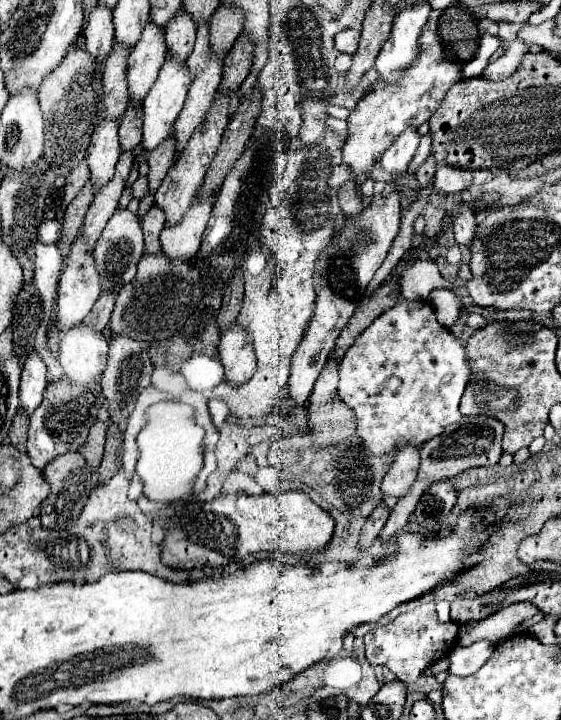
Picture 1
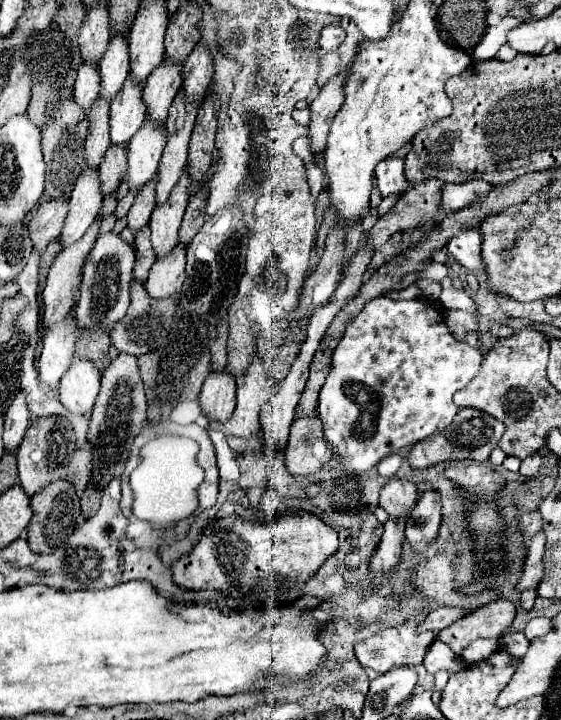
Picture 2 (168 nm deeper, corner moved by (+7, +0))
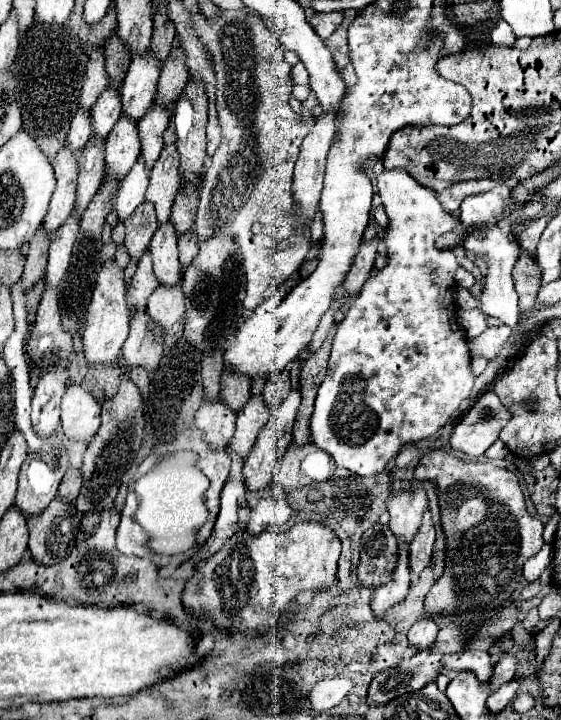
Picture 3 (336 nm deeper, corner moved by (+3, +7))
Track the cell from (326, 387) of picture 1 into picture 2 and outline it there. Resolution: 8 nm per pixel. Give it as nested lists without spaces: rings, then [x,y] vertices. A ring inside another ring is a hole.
[[[314,413],[314,417],[298,417],[292,423],[284,457],[286,469],[294,477],[312,475],[330,461],[332,453],[330,445],[322,441],[322,425],[318,425],[318,413]]]

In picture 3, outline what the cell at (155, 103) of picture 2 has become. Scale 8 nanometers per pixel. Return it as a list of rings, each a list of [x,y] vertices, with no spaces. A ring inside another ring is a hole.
[[[150,106],[150,110],[146,110],[146,114],[142,116],[142,122],[138,122],[138,130],[140,130],[140,142],[142,142],[142,156],[146,160],[146,168],[150,170],[154,166],[154,162],[160,156],[160,150],[164,146],[164,130],[170,124],[170,116],[166,114],[166,110],[160,110],[160,106]]]

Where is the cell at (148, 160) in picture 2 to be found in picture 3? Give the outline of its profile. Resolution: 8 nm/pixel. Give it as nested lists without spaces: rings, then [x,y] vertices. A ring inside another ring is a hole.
[[[138,156],[138,162],[132,166],[130,174],[120,182],[120,190],[116,194],[116,212],[120,222],[128,214],[132,214],[138,204],[144,202],[148,182],[150,182],[150,174],[146,170],[146,162],[142,162],[142,156]]]

